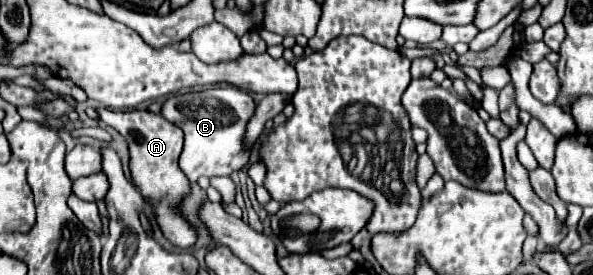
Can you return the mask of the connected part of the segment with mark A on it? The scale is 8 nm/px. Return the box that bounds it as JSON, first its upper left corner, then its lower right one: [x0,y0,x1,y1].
[97,107,197,249]

